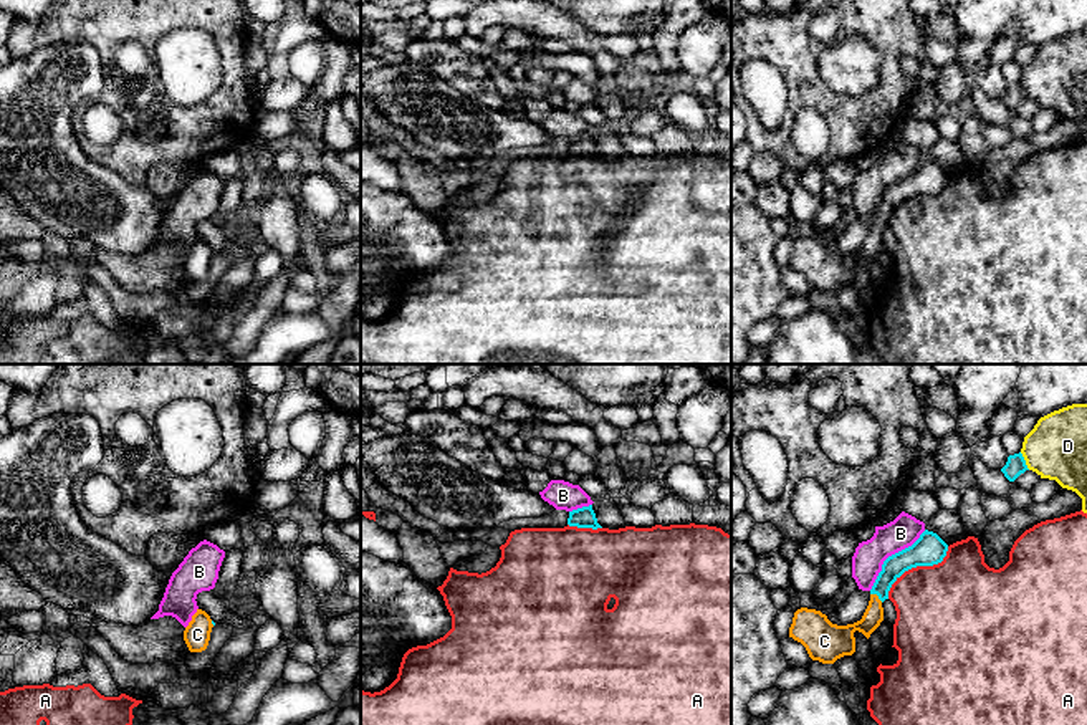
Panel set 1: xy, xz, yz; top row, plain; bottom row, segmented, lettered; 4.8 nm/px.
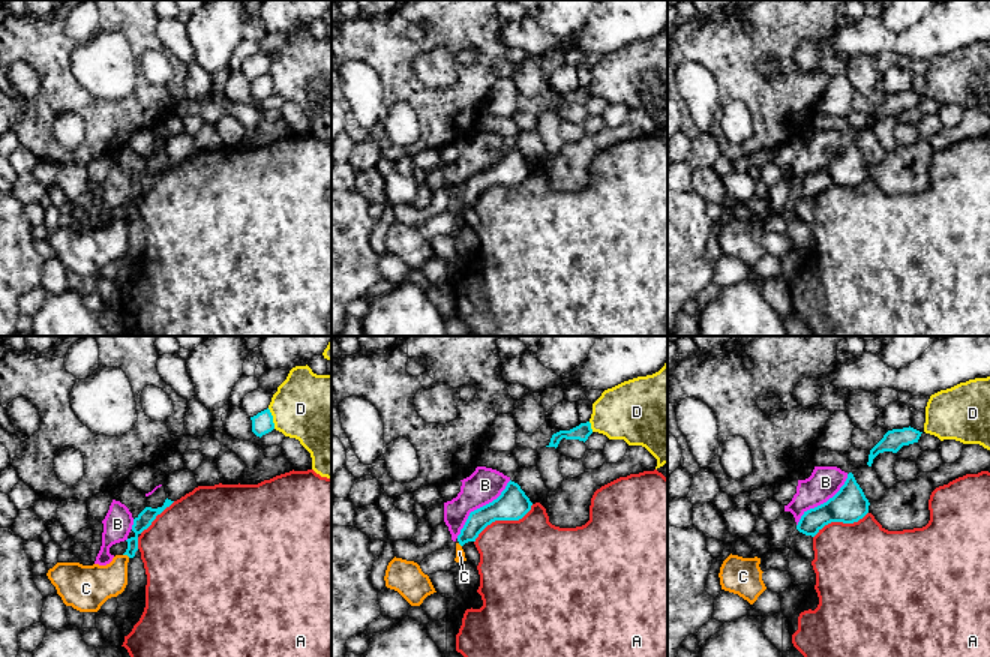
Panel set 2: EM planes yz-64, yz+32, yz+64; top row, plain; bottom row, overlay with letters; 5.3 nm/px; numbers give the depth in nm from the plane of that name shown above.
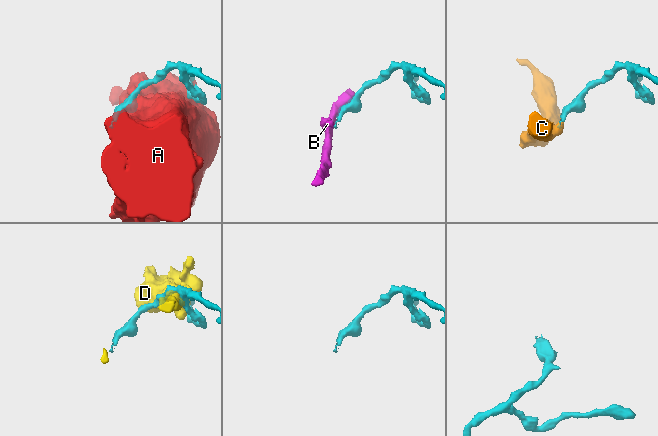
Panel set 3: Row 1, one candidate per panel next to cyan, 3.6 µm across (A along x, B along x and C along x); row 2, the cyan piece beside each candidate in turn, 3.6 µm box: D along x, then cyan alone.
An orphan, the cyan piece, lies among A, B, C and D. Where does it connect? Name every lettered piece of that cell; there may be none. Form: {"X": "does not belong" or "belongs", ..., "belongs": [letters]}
{"A": "does not belong", "B": "does not belong", "C": "belongs", "D": "does not belong", "belongs": ["C"]}

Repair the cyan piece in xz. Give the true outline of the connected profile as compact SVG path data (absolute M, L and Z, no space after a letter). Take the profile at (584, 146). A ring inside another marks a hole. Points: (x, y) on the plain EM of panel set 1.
M592 134L569 141L567 154L577 157L592 157L592 159L602 157L597 152Z

